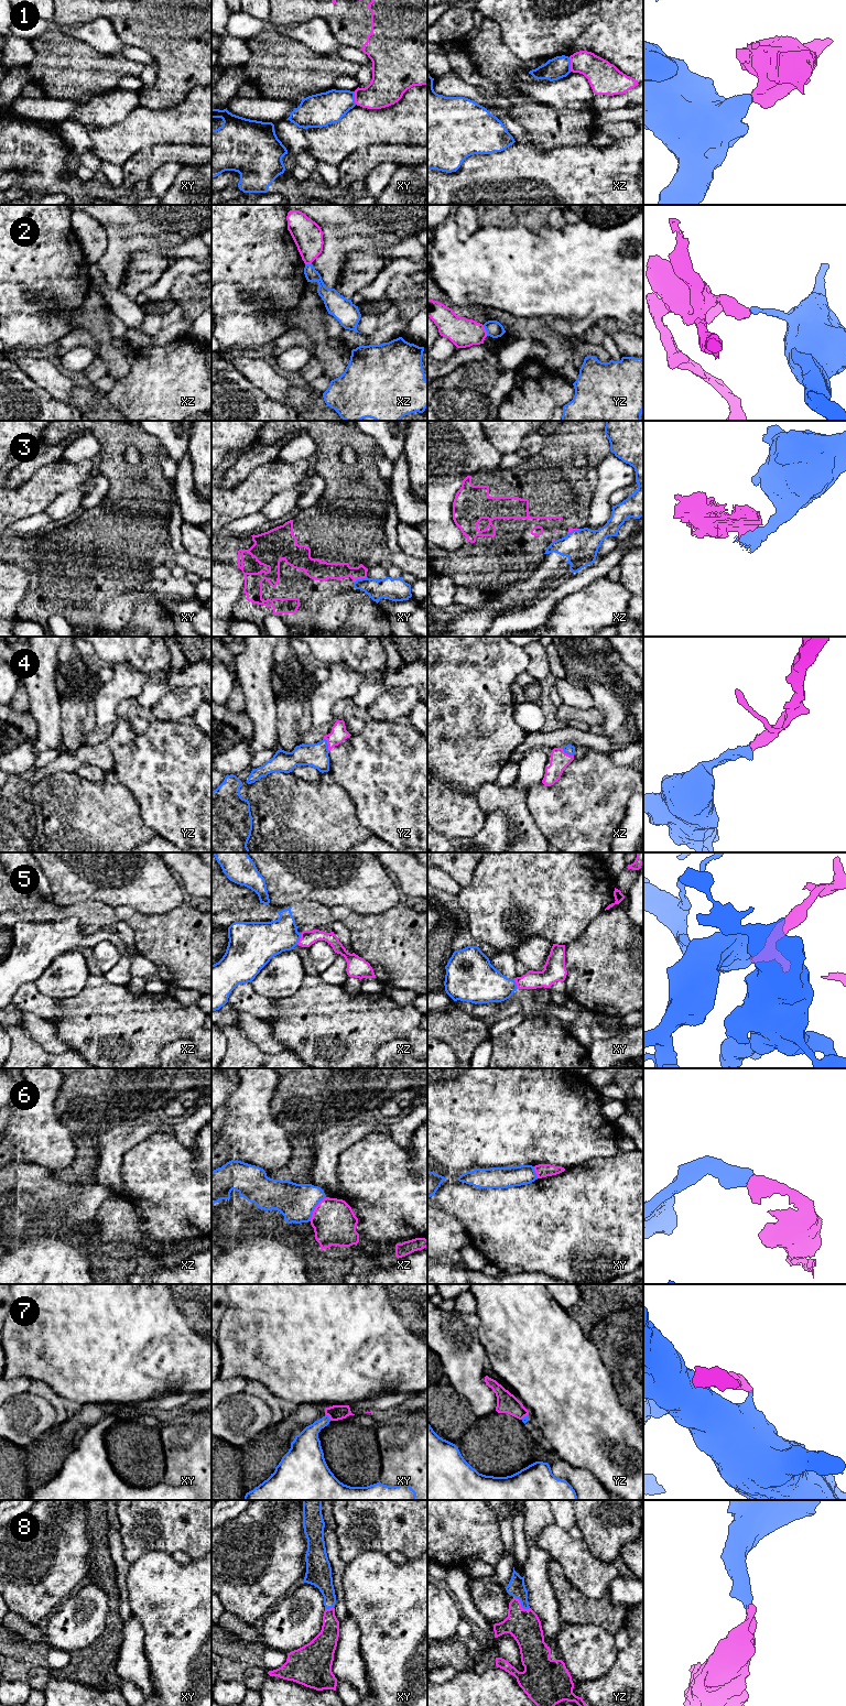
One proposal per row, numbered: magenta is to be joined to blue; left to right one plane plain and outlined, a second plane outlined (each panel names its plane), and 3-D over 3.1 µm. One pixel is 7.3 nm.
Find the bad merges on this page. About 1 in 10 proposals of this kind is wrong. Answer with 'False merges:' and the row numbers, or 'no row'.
False merges: 1, 2, 3, 6, 7

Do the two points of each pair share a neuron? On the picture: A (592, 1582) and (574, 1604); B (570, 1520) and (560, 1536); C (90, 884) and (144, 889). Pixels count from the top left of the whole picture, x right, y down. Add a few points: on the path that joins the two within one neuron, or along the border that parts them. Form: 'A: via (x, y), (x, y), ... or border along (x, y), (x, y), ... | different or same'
A: border along (564, 1574), (590, 1598), (599, 1598), (607, 1589) | different
B: border along (554, 1521), (567, 1531) | different
C: via (104, 884), (131, 884) | same

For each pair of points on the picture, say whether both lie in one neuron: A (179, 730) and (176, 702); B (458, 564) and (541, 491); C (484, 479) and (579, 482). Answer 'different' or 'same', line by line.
A: same
B: same
C: same

